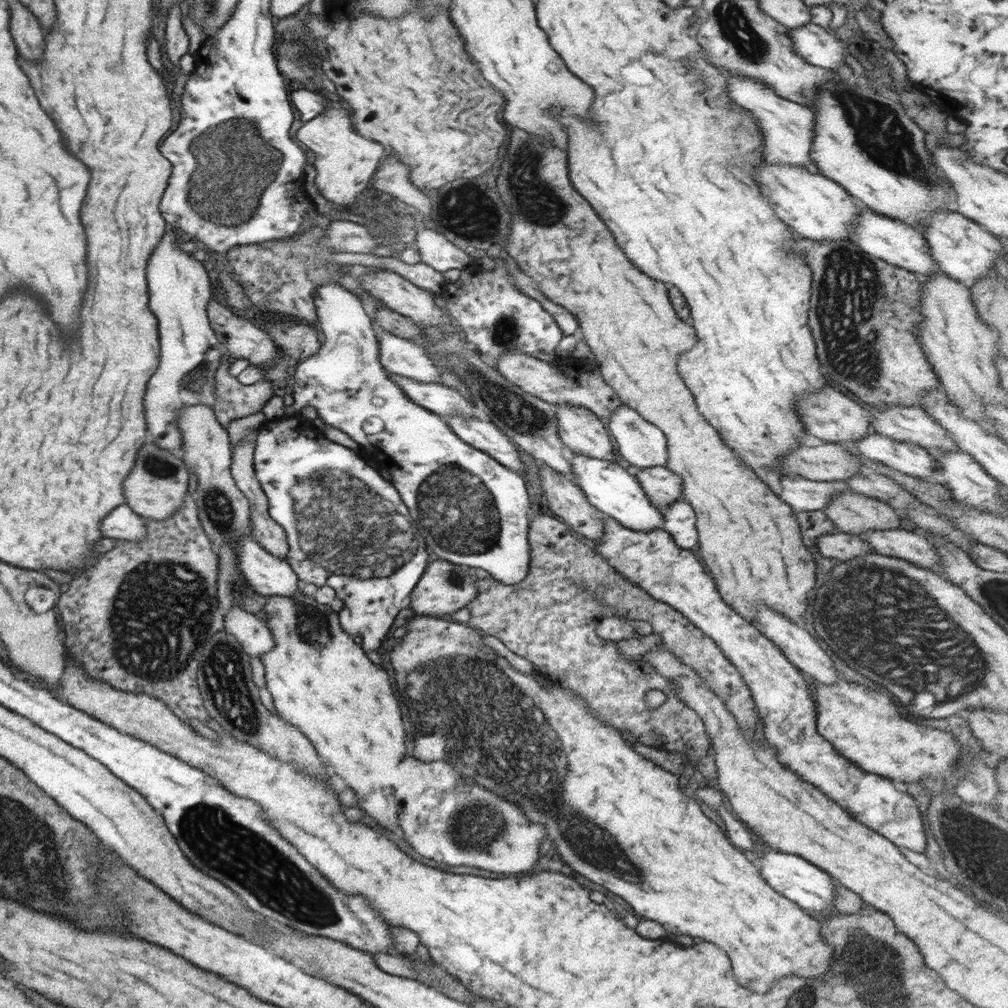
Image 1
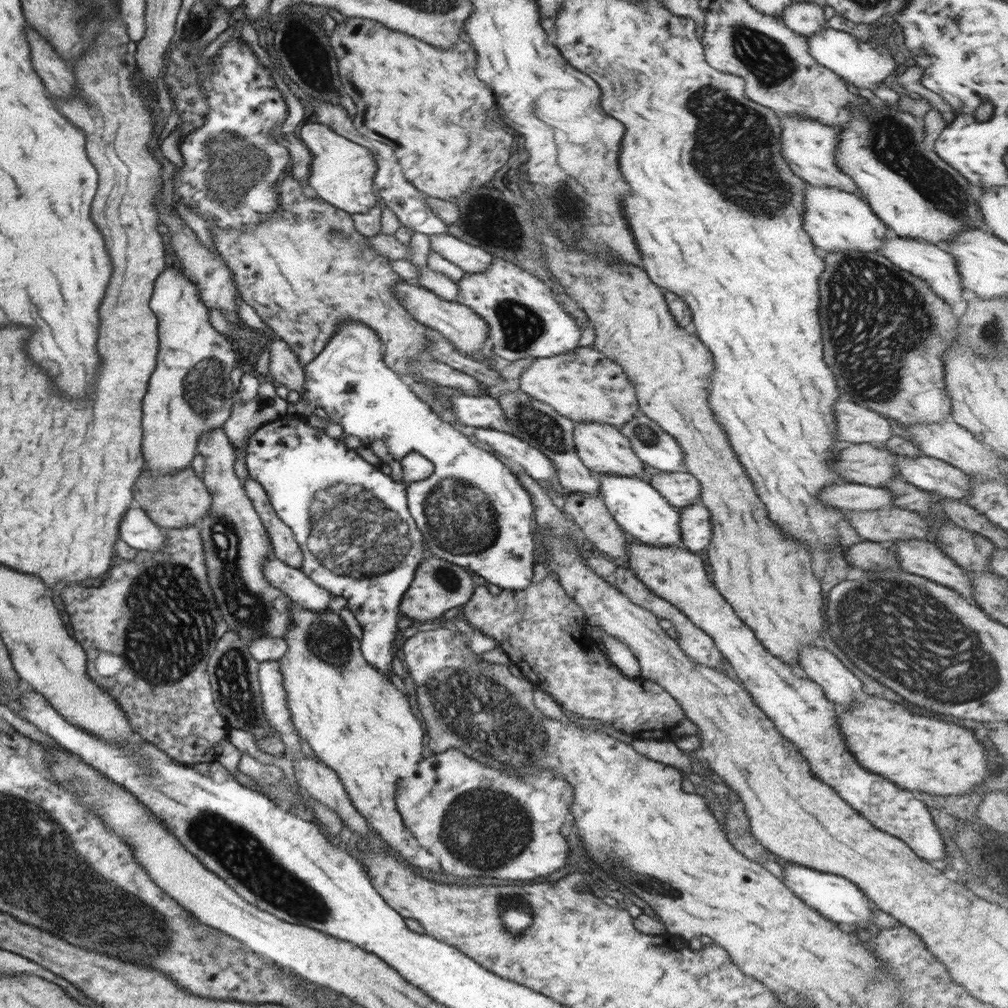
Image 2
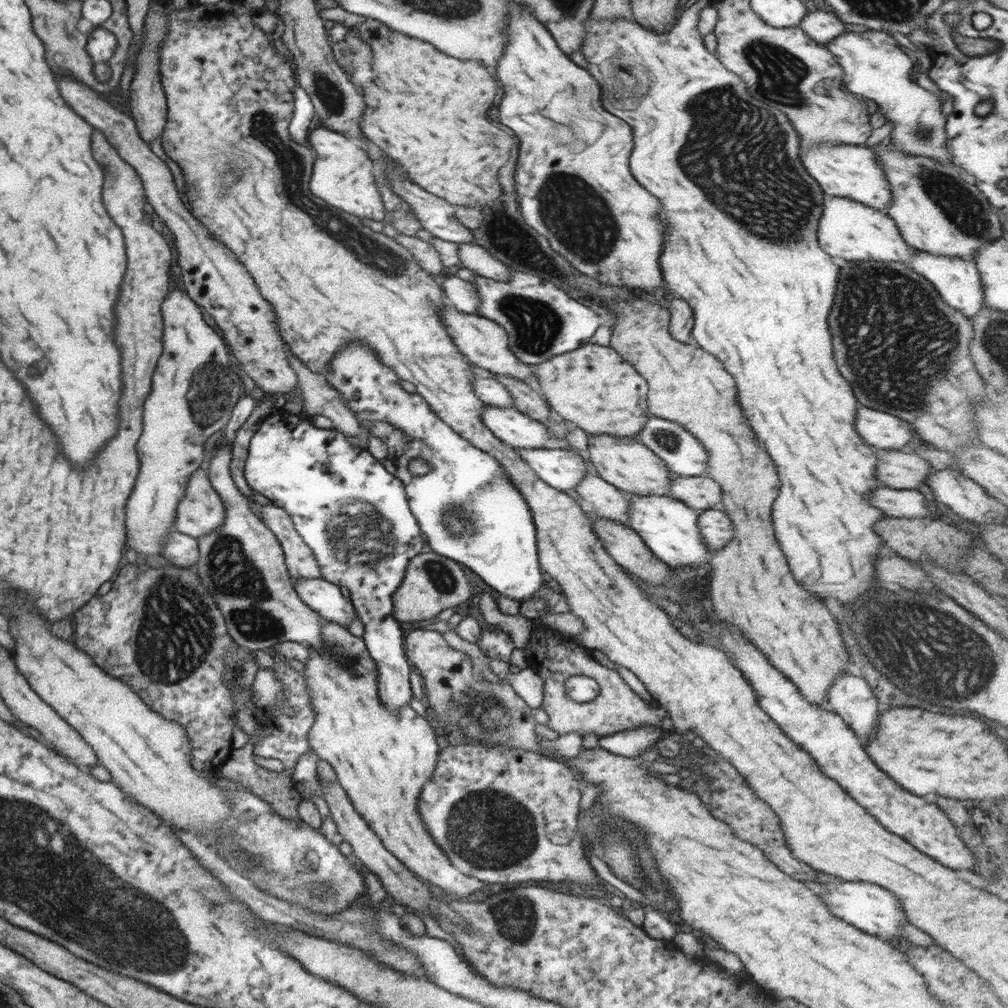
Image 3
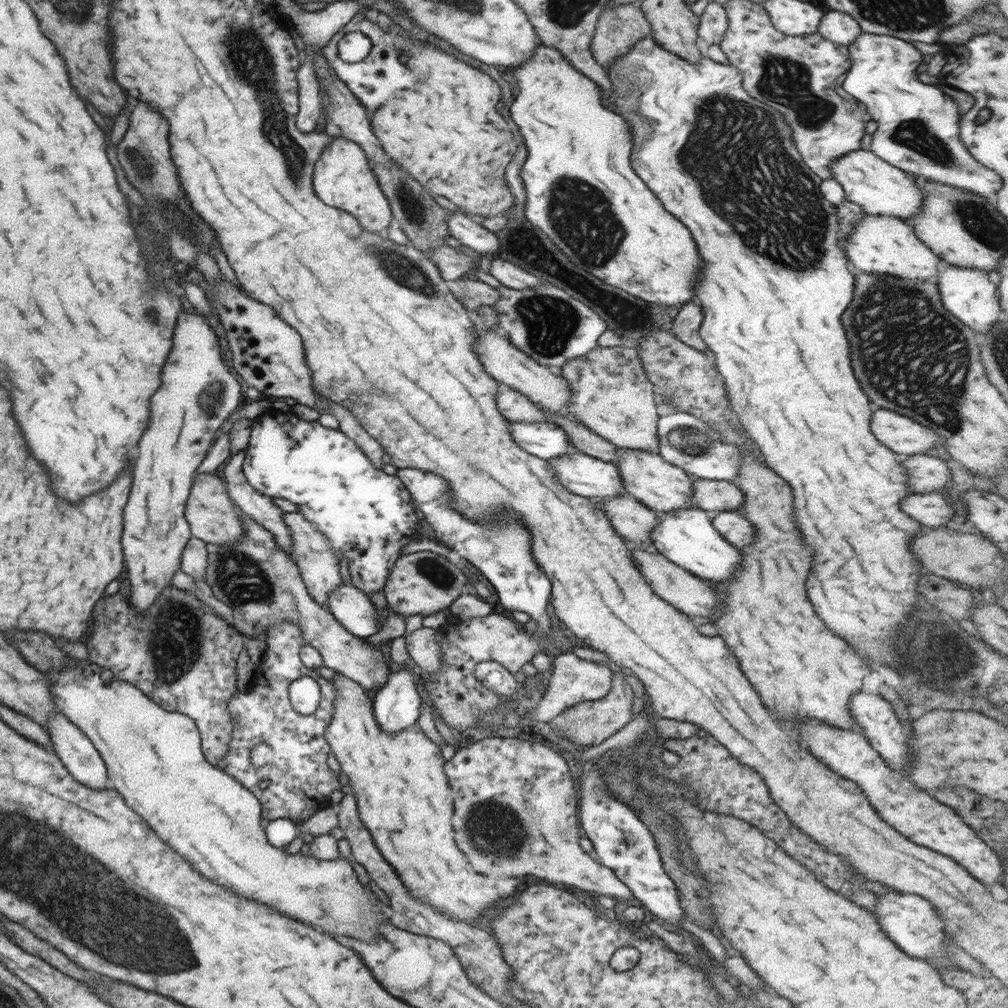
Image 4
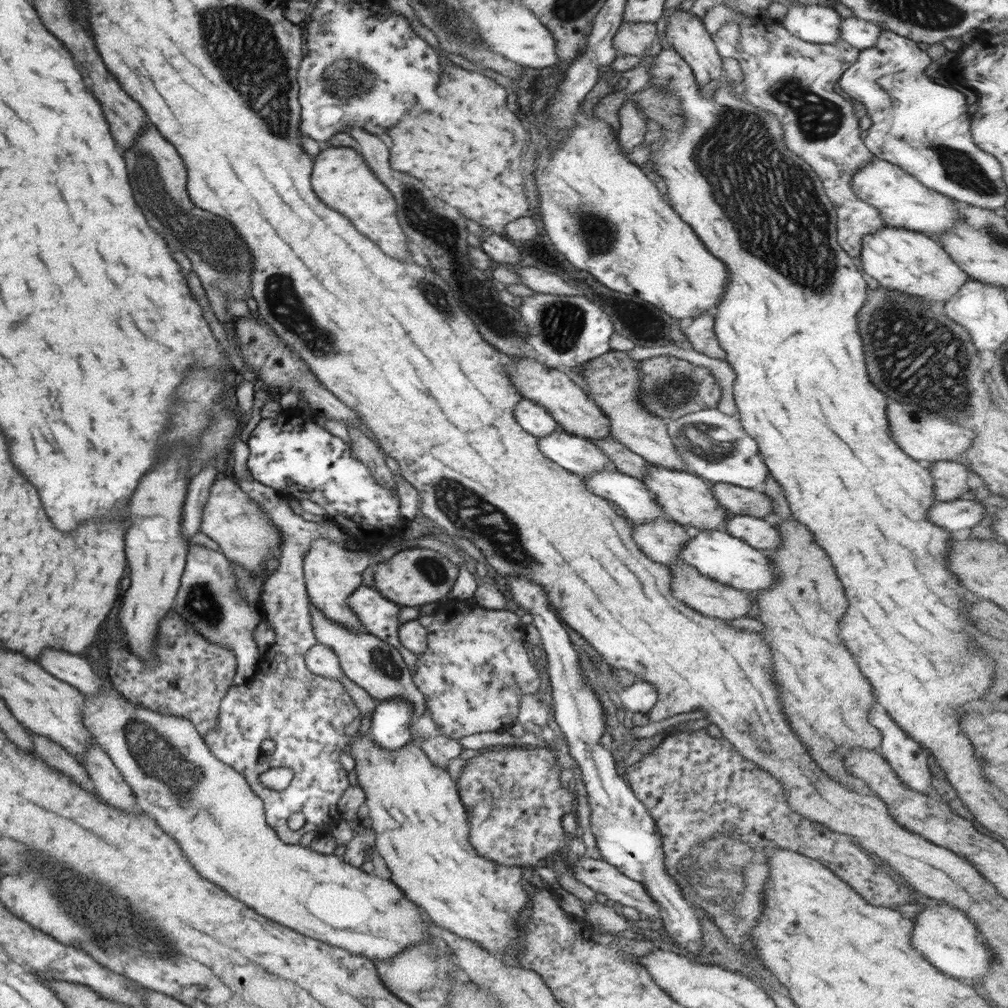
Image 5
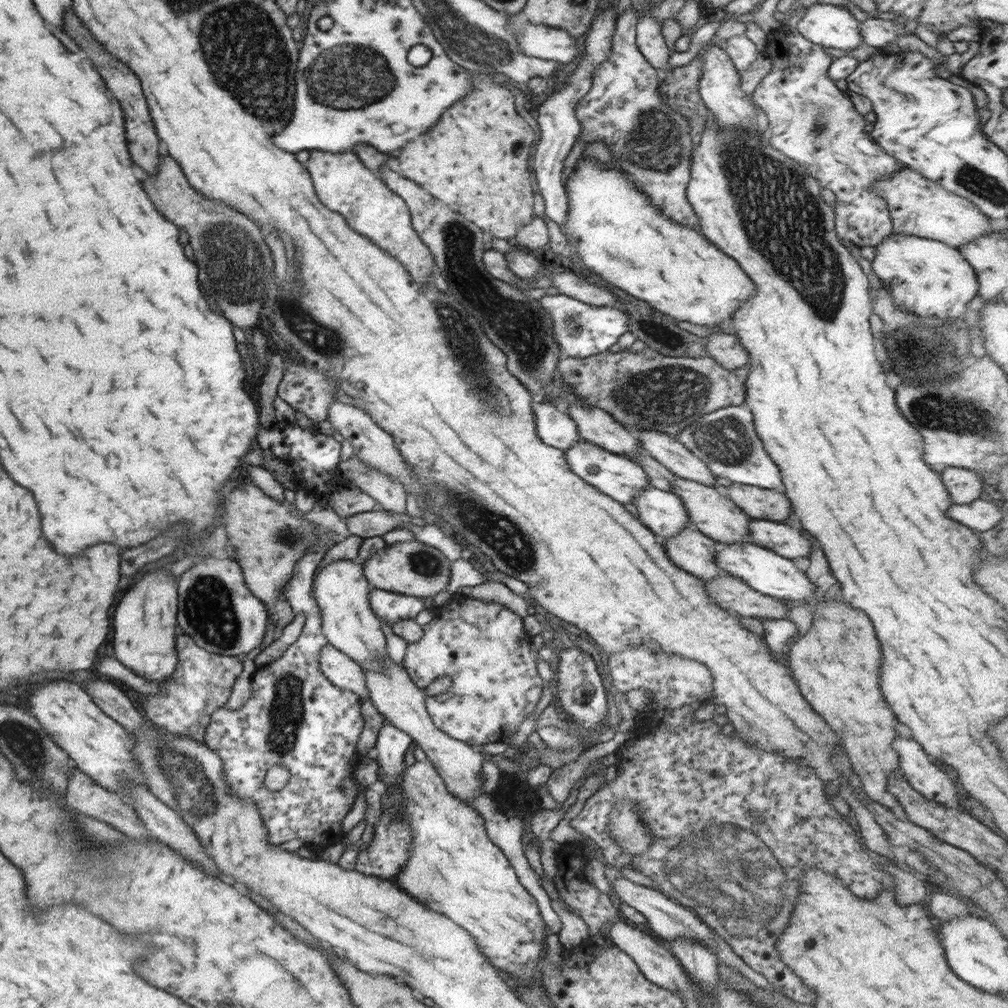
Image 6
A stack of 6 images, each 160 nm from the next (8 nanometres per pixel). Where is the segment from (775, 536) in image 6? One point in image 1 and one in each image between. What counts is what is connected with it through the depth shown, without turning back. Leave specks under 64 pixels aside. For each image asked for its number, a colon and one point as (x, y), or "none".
1: (679, 519)
2: (695, 523)
3: (715, 526)
4: (738, 531)
5: (762, 534)

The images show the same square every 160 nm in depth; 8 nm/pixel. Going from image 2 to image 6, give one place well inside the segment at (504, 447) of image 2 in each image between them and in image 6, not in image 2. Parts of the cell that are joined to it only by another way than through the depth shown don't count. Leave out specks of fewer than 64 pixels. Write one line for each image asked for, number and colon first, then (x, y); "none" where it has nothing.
3: (563, 469)
4: (581, 474)
5: (639, 504)
6: (662, 512)

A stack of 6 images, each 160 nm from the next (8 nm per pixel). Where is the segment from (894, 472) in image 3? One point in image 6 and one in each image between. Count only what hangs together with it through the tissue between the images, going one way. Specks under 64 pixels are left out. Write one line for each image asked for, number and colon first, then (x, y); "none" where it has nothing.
4: (926, 473)
5: (949, 478)
6: (963, 485)

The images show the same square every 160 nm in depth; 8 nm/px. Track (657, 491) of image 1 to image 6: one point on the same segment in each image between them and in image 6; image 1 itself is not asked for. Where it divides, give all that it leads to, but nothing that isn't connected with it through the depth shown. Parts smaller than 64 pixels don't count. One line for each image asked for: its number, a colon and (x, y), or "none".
2: (680, 489)
3: (698, 492)
4: (721, 495)
5: (738, 500)
6: (759, 503)

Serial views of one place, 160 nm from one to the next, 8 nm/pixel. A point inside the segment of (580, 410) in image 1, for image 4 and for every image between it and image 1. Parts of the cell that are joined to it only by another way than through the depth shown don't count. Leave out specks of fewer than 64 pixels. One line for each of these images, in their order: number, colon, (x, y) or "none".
2: (602, 447)
3: (627, 463)
4: (662, 487)

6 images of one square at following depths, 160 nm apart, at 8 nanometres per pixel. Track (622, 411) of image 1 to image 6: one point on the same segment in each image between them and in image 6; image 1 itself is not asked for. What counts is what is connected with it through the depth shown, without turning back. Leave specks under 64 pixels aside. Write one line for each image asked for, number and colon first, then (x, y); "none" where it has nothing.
2: (654, 447)
3: (682, 452)
4: (684, 441)
5: (713, 445)
6: (725, 439)

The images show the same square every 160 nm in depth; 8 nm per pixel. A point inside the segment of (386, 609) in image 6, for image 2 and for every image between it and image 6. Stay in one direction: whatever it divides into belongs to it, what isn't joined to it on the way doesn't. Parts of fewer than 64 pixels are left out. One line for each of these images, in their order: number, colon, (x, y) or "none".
2: (303, 592)
3: (326, 599)
4: (352, 608)
5: (380, 616)

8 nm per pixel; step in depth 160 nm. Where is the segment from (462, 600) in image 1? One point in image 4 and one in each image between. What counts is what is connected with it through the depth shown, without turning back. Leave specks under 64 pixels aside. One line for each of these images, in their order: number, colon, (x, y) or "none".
2: (438, 586)
3: (432, 583)
4: (424, 583)

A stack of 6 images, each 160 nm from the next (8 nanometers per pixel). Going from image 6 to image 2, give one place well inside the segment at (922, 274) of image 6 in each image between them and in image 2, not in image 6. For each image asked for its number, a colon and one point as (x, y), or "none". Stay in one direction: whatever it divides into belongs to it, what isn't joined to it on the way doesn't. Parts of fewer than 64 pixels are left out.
2: (836, 220)
3: (849, 231)
4: (885, 245)
5: (911, 262)

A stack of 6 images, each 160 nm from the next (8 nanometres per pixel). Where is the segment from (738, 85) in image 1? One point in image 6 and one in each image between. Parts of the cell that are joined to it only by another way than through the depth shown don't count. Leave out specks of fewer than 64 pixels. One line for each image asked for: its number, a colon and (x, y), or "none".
2: (809, 147)
3: (843, 170)
4: (880, 189)
5: (903, 201)
6: (919, 207)

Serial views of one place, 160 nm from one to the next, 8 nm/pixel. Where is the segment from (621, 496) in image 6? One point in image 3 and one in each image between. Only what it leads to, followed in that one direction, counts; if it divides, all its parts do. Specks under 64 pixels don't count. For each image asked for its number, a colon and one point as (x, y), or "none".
3: (517, 430)
4: (546, 440)
5: (579, 455)

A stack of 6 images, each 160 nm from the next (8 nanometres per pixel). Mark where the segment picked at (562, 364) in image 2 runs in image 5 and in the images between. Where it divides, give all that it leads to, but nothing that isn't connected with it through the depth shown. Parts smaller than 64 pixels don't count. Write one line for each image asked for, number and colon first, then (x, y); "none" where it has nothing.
3: (593, 388)
4: (610, 393)
5: (613, 379)

